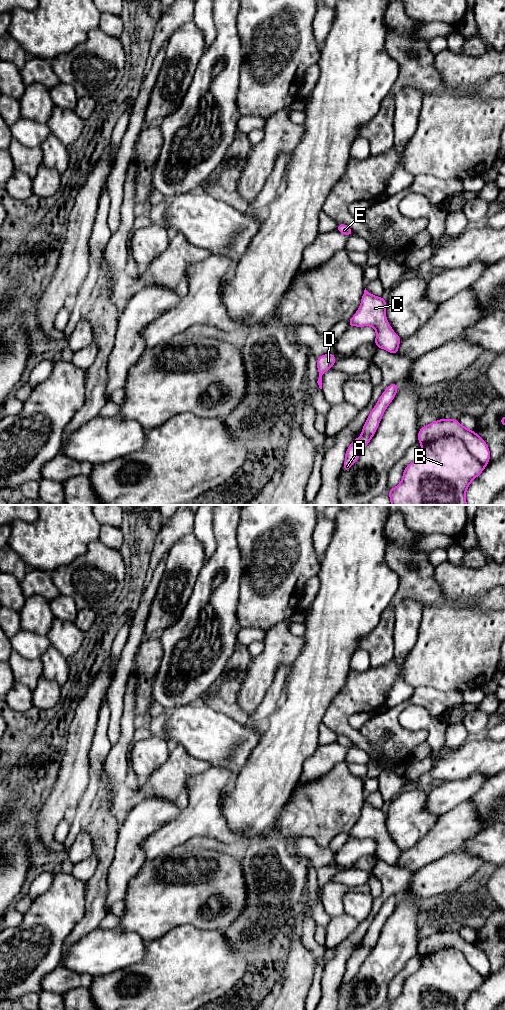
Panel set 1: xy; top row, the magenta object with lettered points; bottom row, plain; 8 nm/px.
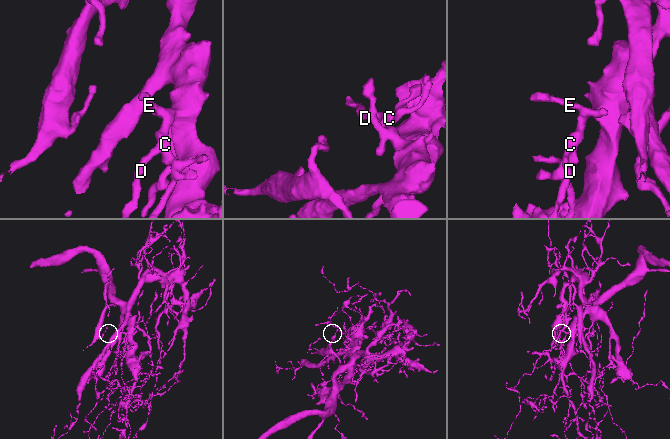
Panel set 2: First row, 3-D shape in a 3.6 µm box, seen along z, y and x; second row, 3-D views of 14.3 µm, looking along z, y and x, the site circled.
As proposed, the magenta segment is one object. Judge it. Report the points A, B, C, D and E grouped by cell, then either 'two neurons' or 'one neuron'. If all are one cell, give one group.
A B C D E | one neuron

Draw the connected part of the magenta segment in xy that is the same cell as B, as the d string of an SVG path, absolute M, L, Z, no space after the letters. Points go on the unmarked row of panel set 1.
M439 931L419 941L421 955L419 969L407 977L401 994L388 1003L390 1010L466 1010L466 1001L479 988L490 972L487 955L474 944L462 938L457 931Z

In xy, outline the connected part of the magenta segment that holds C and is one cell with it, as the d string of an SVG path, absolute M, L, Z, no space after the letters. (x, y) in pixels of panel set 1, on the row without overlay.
M365 800L359 821L348 833L348 838L374 839L376 842L374 854L376 859L398 867L398 858L402 851L393 843L388 835L385 822L385 809L376 809Z

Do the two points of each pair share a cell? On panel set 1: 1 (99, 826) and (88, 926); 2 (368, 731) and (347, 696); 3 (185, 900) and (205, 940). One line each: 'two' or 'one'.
1: one
2: two
3: two

